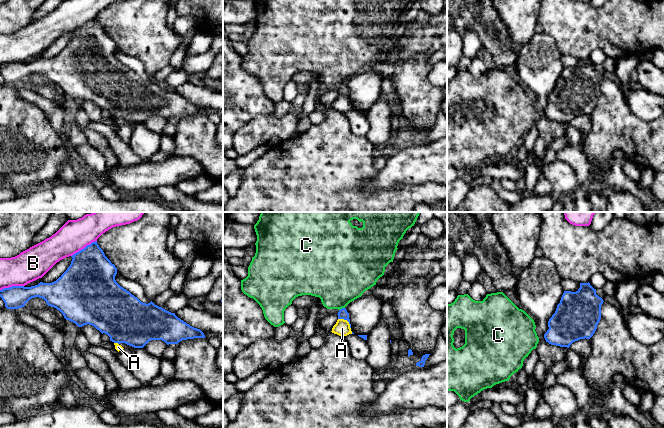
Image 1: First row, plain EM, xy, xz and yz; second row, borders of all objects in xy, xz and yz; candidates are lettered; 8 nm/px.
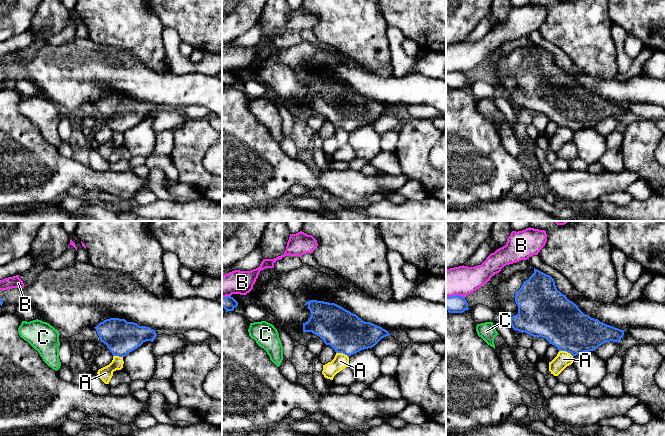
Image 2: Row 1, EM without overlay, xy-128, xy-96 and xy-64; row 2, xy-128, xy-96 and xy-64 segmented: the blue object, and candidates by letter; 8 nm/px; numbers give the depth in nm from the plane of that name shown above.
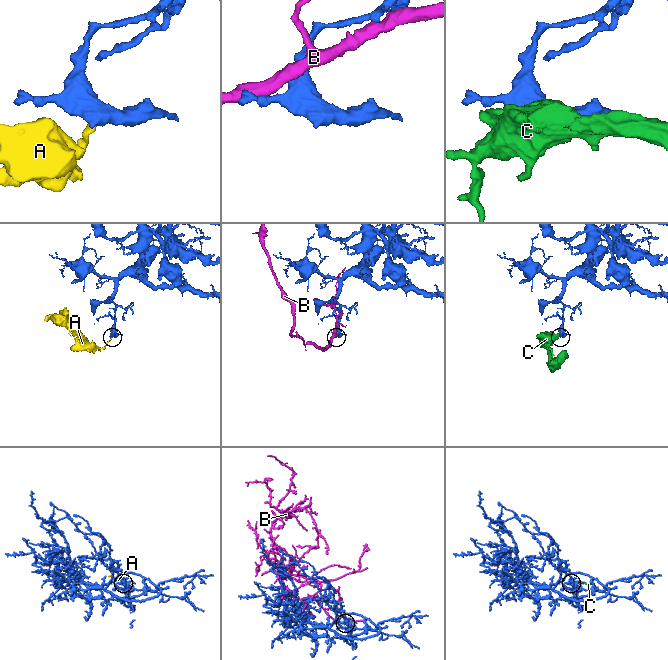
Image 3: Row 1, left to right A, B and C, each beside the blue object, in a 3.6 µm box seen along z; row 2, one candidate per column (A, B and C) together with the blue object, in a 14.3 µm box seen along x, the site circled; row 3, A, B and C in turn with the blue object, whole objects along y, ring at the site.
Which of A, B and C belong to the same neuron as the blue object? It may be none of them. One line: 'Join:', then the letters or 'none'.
Join: none

